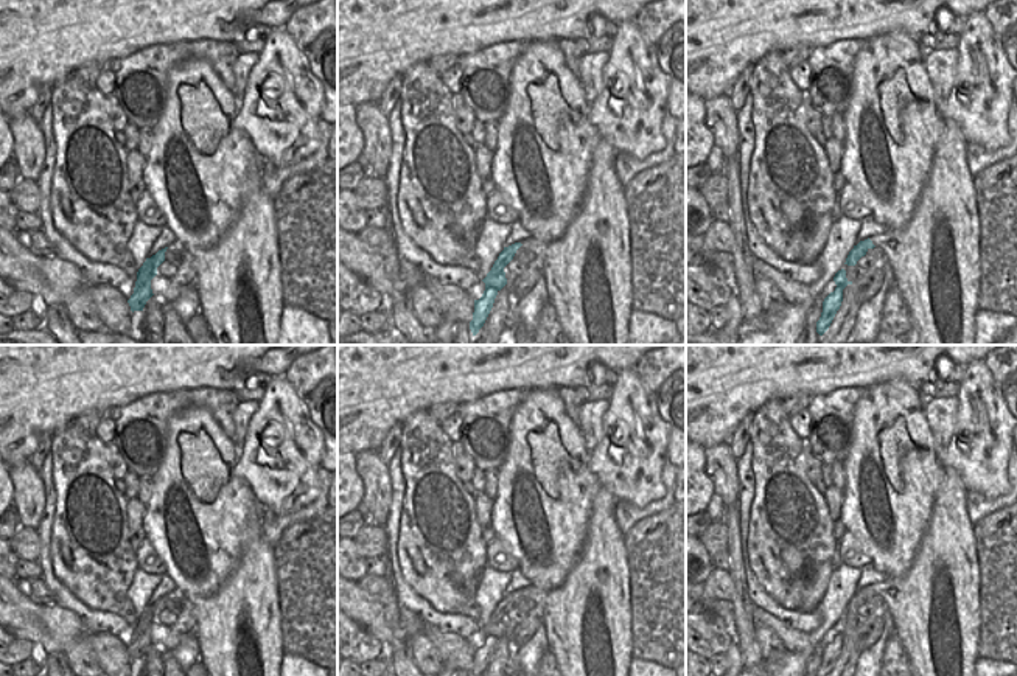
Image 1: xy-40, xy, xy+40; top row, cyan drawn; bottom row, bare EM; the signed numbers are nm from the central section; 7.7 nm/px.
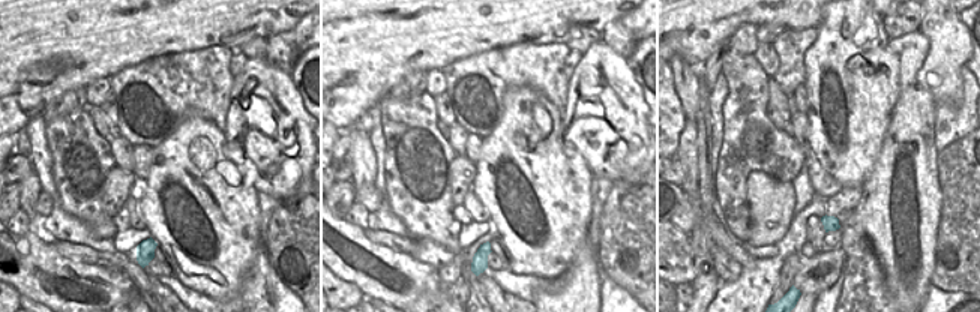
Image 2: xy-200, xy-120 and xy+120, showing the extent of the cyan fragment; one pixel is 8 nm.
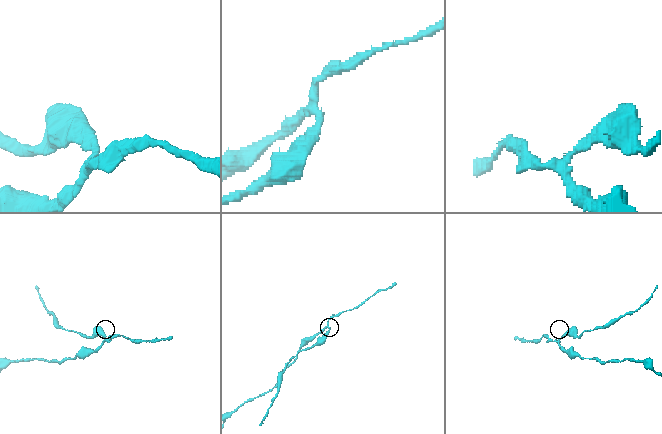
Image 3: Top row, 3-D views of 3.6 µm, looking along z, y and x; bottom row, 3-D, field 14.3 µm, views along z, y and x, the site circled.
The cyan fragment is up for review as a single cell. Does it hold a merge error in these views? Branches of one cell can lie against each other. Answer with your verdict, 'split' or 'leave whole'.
split

